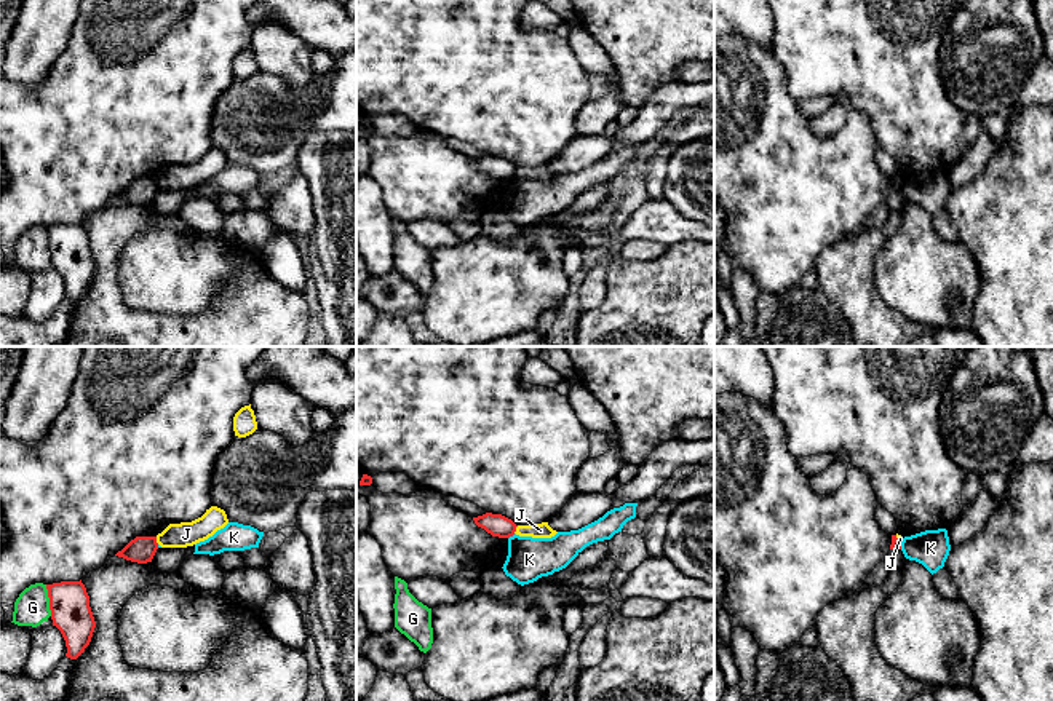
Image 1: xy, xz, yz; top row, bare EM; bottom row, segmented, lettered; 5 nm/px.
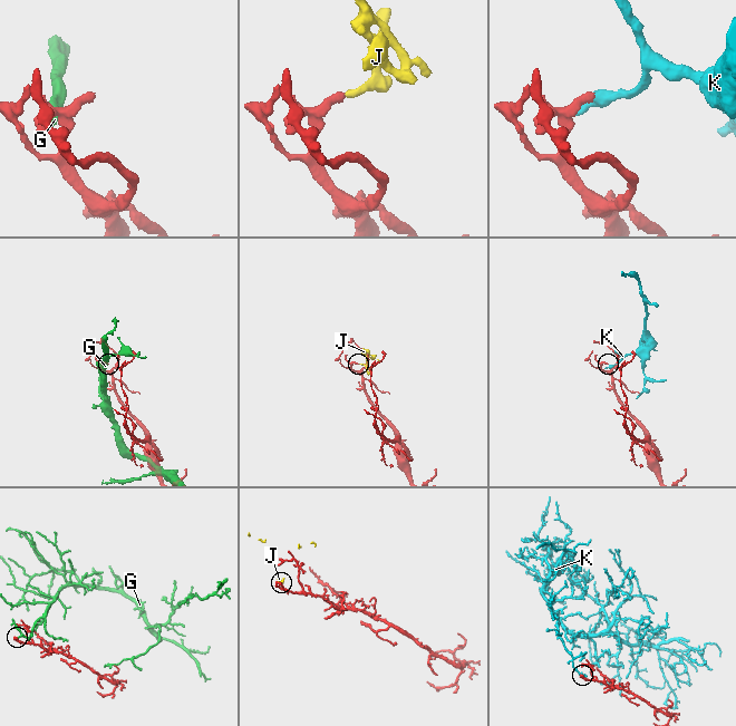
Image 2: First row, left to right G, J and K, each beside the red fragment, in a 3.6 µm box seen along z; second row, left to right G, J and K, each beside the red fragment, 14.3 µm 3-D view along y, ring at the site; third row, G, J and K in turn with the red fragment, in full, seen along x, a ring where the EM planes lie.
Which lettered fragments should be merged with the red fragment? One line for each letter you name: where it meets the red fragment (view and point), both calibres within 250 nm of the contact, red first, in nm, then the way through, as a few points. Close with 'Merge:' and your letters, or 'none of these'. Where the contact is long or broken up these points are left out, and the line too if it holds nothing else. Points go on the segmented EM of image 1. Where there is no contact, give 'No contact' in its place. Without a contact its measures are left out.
Merge: none of these

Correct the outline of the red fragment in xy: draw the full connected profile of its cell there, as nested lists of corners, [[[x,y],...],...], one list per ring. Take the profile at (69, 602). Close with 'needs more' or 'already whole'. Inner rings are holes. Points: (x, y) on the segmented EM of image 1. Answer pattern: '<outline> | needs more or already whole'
[[[80,580],[46,584],[46,589],[53,626],[66,640],[66,656],[77,659],[89,645],[96,628],[86,588]]] | already whole

